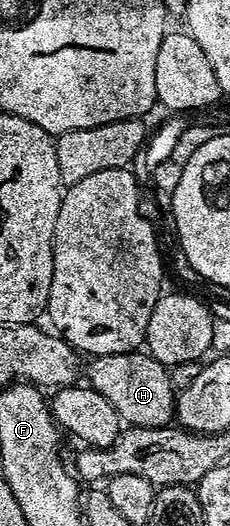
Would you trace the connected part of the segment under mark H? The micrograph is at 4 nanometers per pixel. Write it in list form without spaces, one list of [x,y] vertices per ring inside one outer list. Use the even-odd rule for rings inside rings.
[[[147,351],[123,352],[98,356],[87,361],[87,383],[100,392],[125,425],[138,428],[162,428],[173,423],[176,414],[177,389],[172,387],[169,369],[157,362]]]

